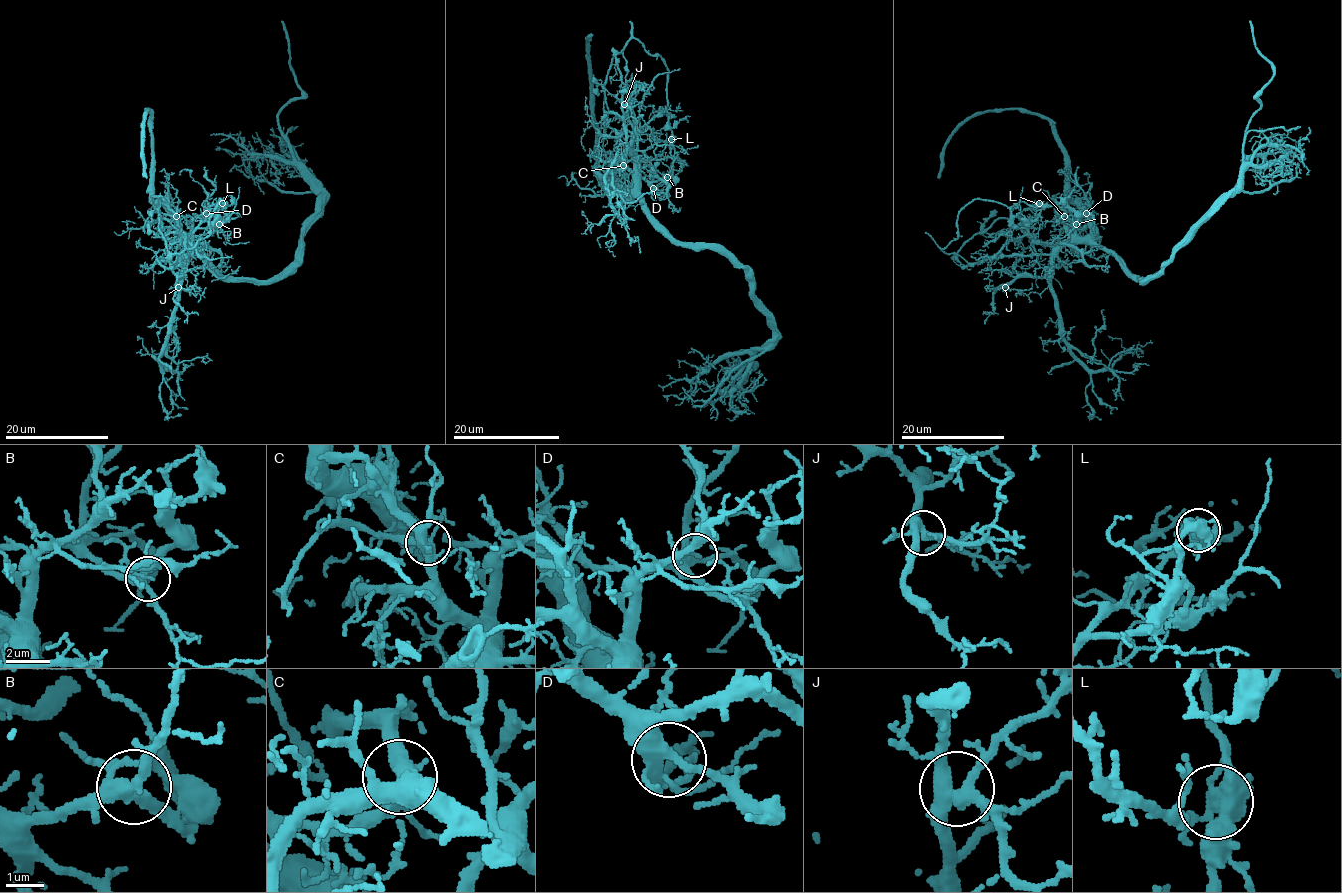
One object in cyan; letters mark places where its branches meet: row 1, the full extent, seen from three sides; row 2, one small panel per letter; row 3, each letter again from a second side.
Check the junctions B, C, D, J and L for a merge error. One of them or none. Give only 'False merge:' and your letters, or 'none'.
False merge: L

